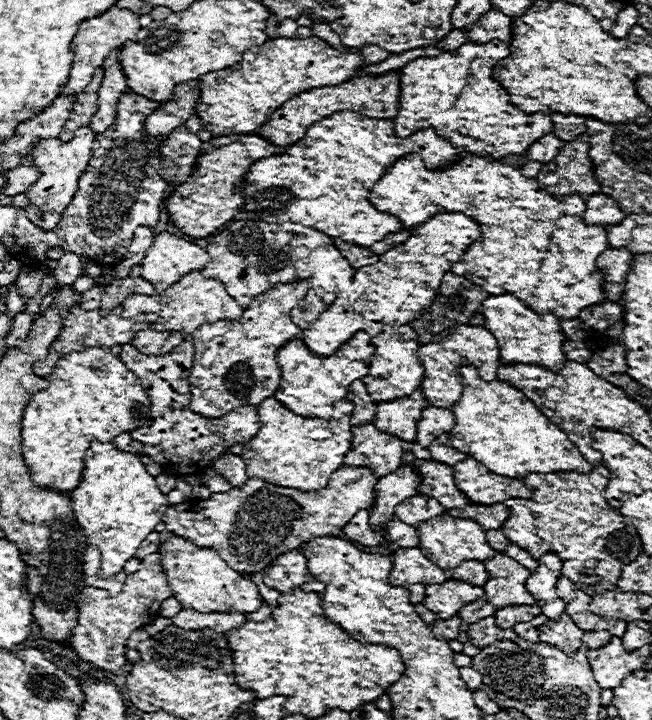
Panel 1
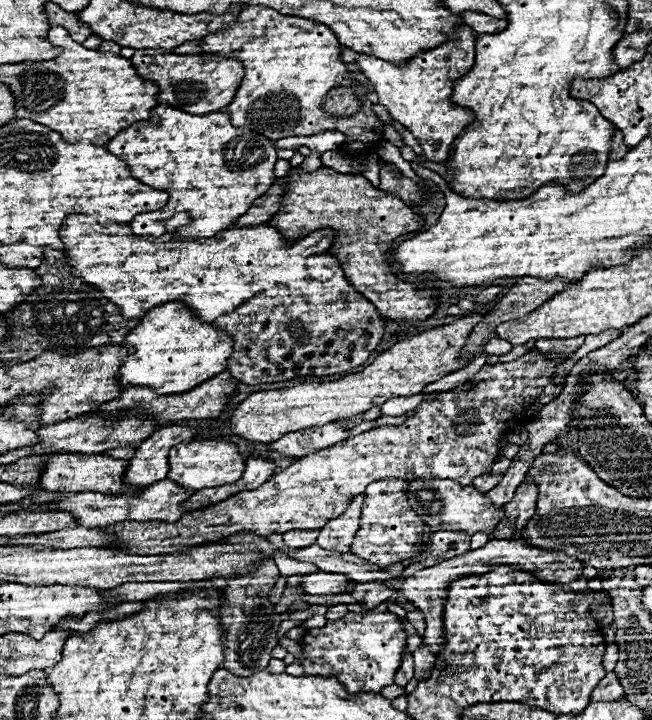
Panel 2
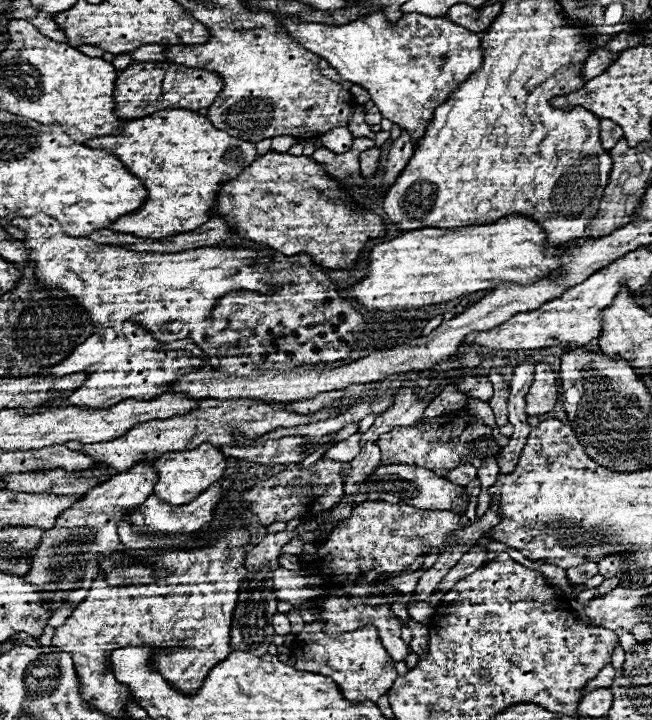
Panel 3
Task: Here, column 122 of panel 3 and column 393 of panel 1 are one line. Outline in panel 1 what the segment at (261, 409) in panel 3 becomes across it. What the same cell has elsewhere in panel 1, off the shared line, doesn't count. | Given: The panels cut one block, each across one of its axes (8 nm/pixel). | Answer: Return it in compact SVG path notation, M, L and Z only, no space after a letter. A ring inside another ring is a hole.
M374 424L352 428L352 450L344 458L344 466L362 466L374 472L376 478L390 474L402 466L402 440L378 430ZM354 452L362 456L354 456Z

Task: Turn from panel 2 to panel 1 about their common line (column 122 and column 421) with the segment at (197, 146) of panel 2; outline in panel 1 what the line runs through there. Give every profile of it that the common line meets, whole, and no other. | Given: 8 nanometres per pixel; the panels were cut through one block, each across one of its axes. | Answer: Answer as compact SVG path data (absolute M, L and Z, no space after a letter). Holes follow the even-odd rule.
M336 112L330 118L322 118L312 124L302 140L288 146L288 152L262 158L250 166L244 182L246 204L242 212L250 214L252 220L264 220L270 224L300 222L344 242L370 248L386 234L404 230L404 226L392 214L378 212L368 200L370 188L382 178L388 166L408 154L418 154L428 170L440 170L454 164L462 156L462 152L464 150L454 148L446 138L440 138L434 130L418 130L414 136L400 138L394 132L394 122L376 122L376 118L364 118L356 112Z

